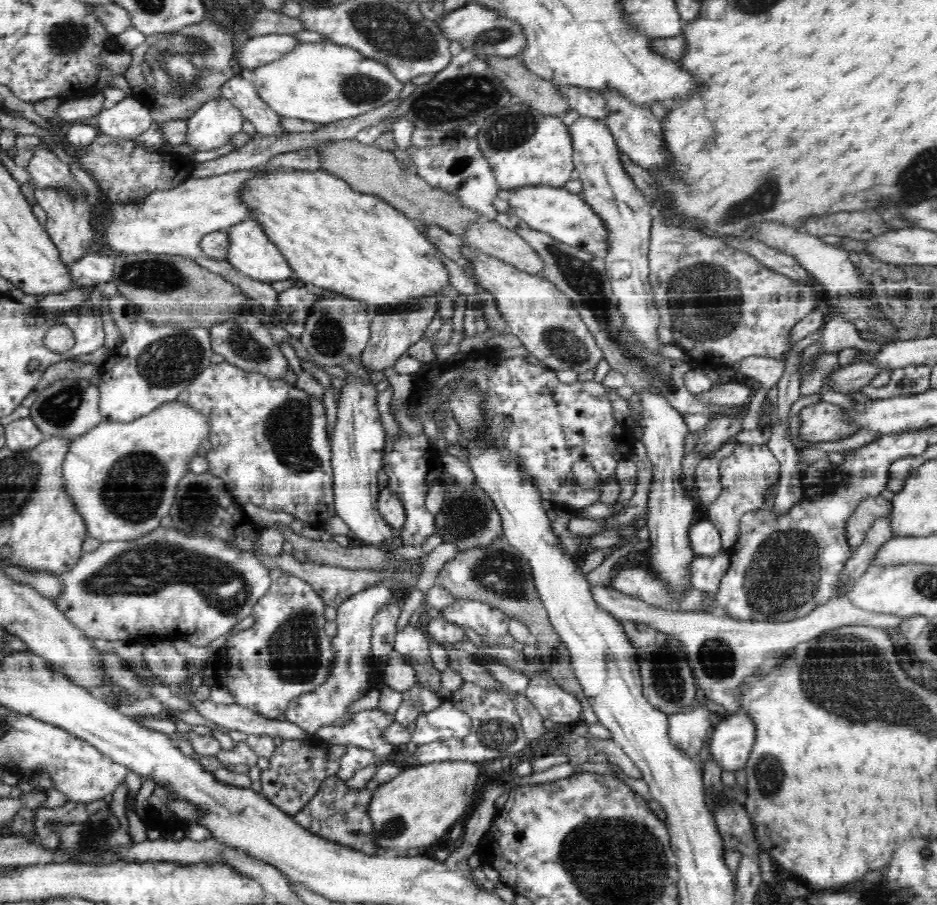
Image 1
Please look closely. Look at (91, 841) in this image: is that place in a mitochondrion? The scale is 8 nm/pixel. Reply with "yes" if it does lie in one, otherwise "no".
yes

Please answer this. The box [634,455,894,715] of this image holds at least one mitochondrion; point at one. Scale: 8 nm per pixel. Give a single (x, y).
(783, 575)

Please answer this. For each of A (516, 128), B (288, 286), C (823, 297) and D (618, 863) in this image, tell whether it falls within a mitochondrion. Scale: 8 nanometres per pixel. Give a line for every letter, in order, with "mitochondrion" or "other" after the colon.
A: mitochondrion
B: other
C: other
D: mitochondrion

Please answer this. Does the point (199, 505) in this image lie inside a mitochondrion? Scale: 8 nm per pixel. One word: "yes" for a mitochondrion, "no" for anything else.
yes

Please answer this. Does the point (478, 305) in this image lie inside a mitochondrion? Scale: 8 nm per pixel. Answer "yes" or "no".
no

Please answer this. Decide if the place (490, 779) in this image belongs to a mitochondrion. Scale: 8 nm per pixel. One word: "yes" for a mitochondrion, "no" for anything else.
no

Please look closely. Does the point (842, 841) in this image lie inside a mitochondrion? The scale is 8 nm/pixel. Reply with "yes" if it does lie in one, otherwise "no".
no

